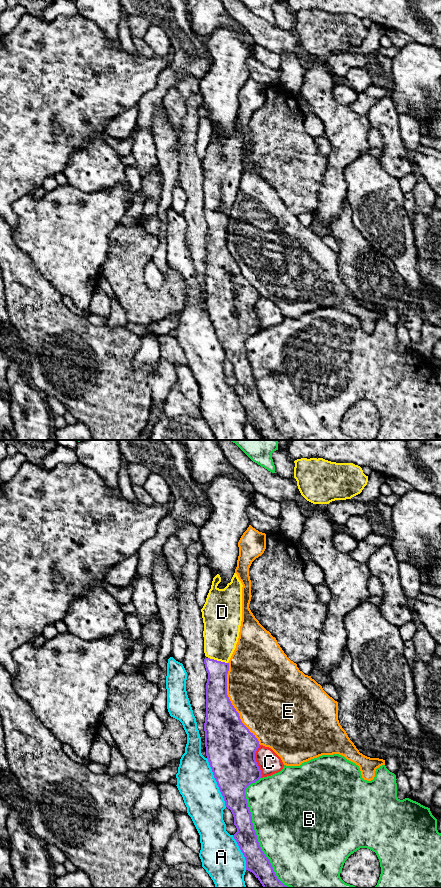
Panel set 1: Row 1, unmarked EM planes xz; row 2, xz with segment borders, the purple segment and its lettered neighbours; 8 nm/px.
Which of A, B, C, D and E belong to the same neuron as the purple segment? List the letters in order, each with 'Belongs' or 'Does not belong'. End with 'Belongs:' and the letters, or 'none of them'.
A: Does not belong
B: Does not belong
C: Does not belong
D: Belongs
E: Does not belong
Belongs: D

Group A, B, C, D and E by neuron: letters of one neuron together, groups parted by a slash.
A / B / C / D / E

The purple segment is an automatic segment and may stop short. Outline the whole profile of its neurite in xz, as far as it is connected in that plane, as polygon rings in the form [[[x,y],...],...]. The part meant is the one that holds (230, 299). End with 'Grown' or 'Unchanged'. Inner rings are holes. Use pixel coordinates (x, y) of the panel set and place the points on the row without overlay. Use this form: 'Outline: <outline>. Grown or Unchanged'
Outline: [[[236,125],[224,141],[217,138],[221,129],[217,126],[212,133],[206,154],[201,161],[204,175],[204,216],[208,225],[206,235],[206,269],[204,275],[206,308],[214,330],[224,350],[225,358],[231,362],[237,384],[233,387],[246,412],[246,422],[252,424],[263,440],[291,440],[276,428],[270,412],[262,403],[248,359],[245,342],[258,333],[262,326],[255,305],[260,296],[258,291],[242,275],[239,265],[227,247],[229,212],[236,200],[242,173],[242,135]]]. Grown

